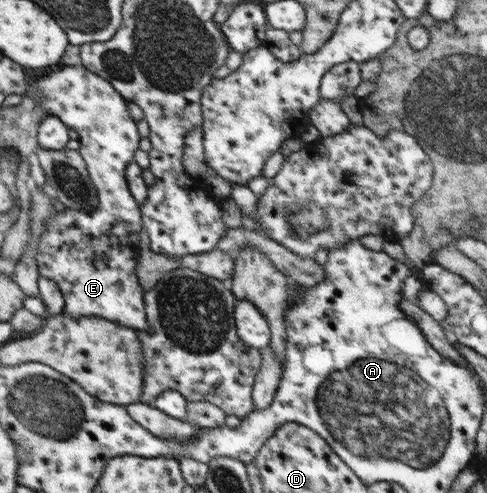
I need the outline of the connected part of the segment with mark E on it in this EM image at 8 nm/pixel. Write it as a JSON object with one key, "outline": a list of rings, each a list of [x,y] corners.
{"outline":[[[82,64],[63,66],[63,70],[55,70],[49,76],[34,78],[33,83],[39,90],[38,106],[77,132],[79,154],[86,161],[91,182],[99,196],[99,207],[95,207],[93,212],[80,212],[65,207],[61,212],[53,211],[53,215],[45,219],[45,229],[39,235],[36,253],[40,276],[53,280],[57,288],[60,288],[65,301],[65,315],[75,318],[97,315],[142,331],[147,328],[146,303],[143,298],[145,290],[135,275],[135,266],[138,262],[137,256],[140,256],[139,234],[144,225],[141,206],[126,178],[127,165],[134,160],[135,152],[139,148],[137,124],[127,110],[123,94],[102,75],[87,70]]]}

